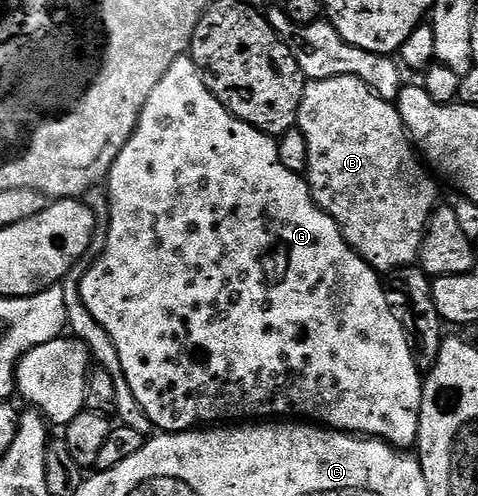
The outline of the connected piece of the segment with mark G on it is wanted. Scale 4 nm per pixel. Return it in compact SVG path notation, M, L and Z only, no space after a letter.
M190 57L175 59L173 65L169 65L165 77L161 77L161 81L157 81L157 89L153 89L153 93L149 93L149 101L145 101L143 112L139 115L135 131L129 137L125 149L121 149L117 161L113 161L111 174L105 180L106 187L107 199L111 202L111 224L107 227L107 240L104 241L103 247L101 246L99 251L97 265L93 265L93 269L89 269L89 273L85 273L85 277L79 282L81 285L81 297L85 301L89 313L93 313L93 317L97 317L97 321L105 329L105 333L109 333L109 337L113 337L113 345L117 345L117 353L121 357L121 369L125 369L125 377L129 380L129 389L137 401L140 412L144 416L147 414L147 419L153 426L159 427L155 429L163 433L174 433L176 431L199 429L204 425L227 425L232 421L271 421L276 417L298 417L303 421L314 421L316 424L328 429L382 439L383 442L390 443L391 446L400 449L411 449L416 446L419 438L419 410L421 409L421 397L423 396L424 376L421 374L419 366L415 364L415 358L411 352L413 343L409 338L408 328L405 326L404 320L397 314L393 303L393 308L391 308L391 303L387 300L389 291L385 286L384 280L383 283L379 280L382 279L380 272L371 268L347 244L341 229L333 221L333 217L326 215L315 204L311 196L311 186L308 185L306 178L300 172L285 169L285 165L279 156L278 142L272 136L265 134L263 131L258 131L256 127L246 123L244 119L236 117L232 111L228 111L226 105L208 89L207 79L203 72L199 70L199 66Z

